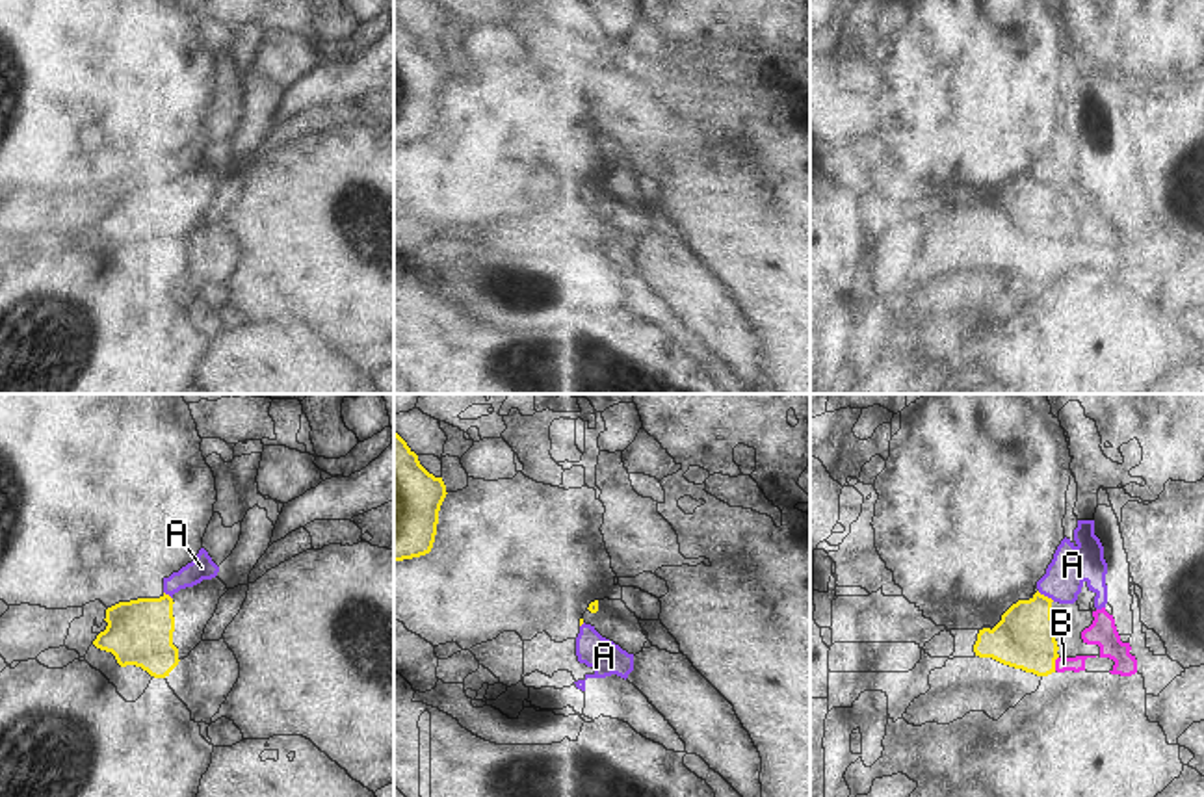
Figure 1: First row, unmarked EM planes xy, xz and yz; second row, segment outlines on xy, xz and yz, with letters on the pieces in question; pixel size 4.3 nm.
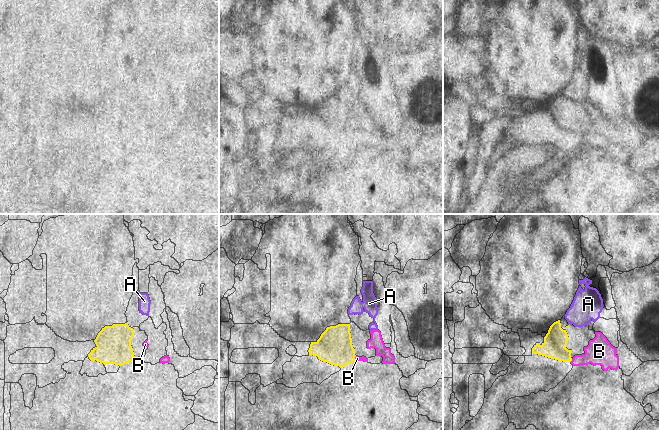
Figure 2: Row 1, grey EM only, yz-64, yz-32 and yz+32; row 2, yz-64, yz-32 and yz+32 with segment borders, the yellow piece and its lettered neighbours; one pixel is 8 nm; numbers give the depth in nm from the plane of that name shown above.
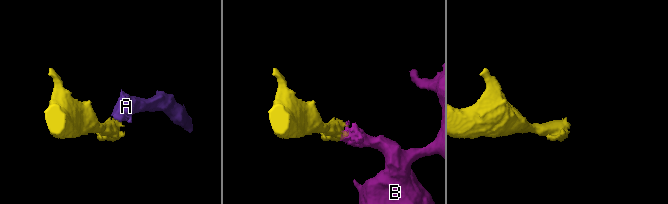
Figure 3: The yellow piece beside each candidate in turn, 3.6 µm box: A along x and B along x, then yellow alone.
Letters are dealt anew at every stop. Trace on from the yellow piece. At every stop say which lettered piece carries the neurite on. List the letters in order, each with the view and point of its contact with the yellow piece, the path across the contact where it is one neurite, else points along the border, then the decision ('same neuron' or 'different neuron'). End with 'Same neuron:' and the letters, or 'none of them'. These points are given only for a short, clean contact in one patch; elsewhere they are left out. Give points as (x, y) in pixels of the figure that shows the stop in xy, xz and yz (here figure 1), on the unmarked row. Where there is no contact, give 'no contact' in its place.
A: meets yellow in yz at (1046, 181); border along yz (1037, 175), (1054, 184); different neuron
B: meets yellow in yz at (1054, 248); runs through yz (1024, 222), (1054, 248), (1063, 248); same neuron
Same neuron: B

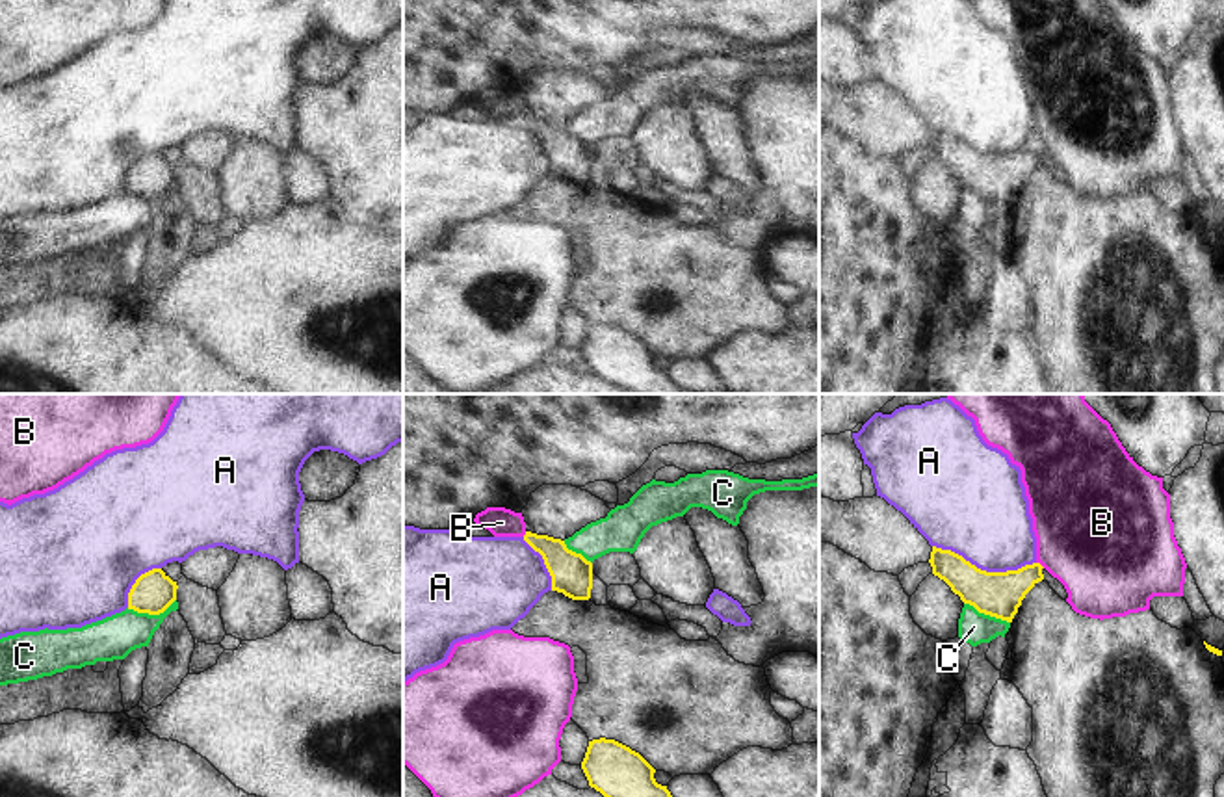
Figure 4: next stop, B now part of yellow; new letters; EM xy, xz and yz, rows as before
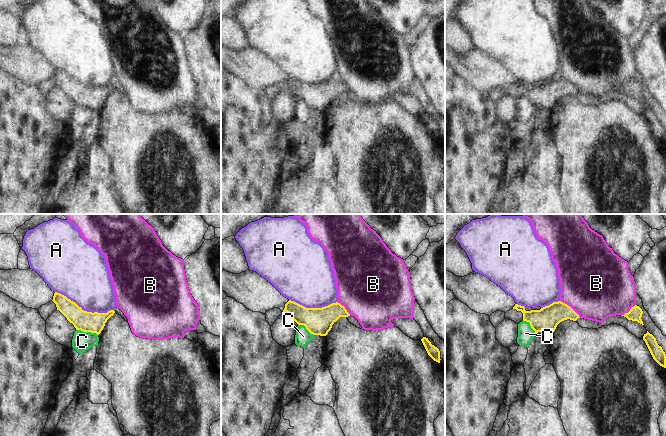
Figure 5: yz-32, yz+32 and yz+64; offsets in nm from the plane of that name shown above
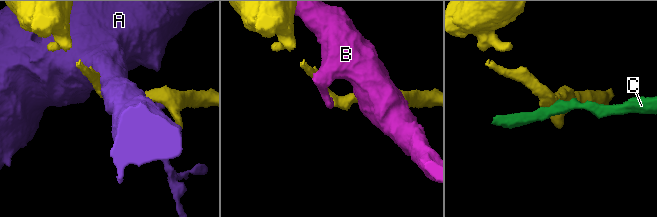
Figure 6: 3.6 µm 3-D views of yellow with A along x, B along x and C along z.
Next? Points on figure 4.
A: meets yellow in yz at (985, 155); different neuron
B: meets yellow in yz at (1039, 147); different neuron
C: meets yellow in xy at (151, 197); border along xy (175, 182), (158, 197), (138, 197), (127, 192); different neuron
Same neuron: none of them

